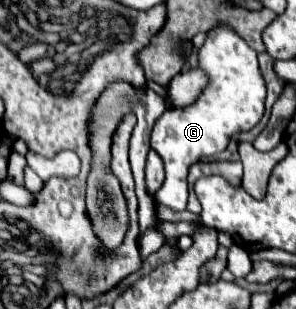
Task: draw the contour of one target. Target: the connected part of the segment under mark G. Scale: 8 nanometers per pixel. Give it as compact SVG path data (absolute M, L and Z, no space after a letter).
M226 25L212 29L198 51L196 69L204 71L208 77L208 85L202 89L198 99L188 107L166 109L152 129L150 145L164 159L166 167L166 181L154 193L154 199L172 211L186 211L186 175L190 165L222 153L232 135L250 131L264 115L266 85L258 69L256 51L248 47L236 31Z

